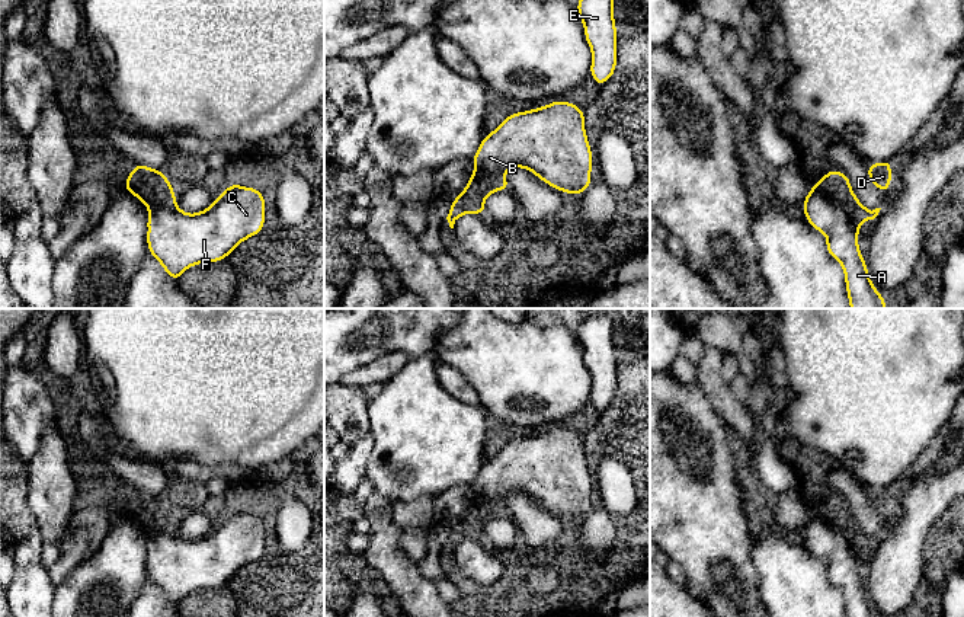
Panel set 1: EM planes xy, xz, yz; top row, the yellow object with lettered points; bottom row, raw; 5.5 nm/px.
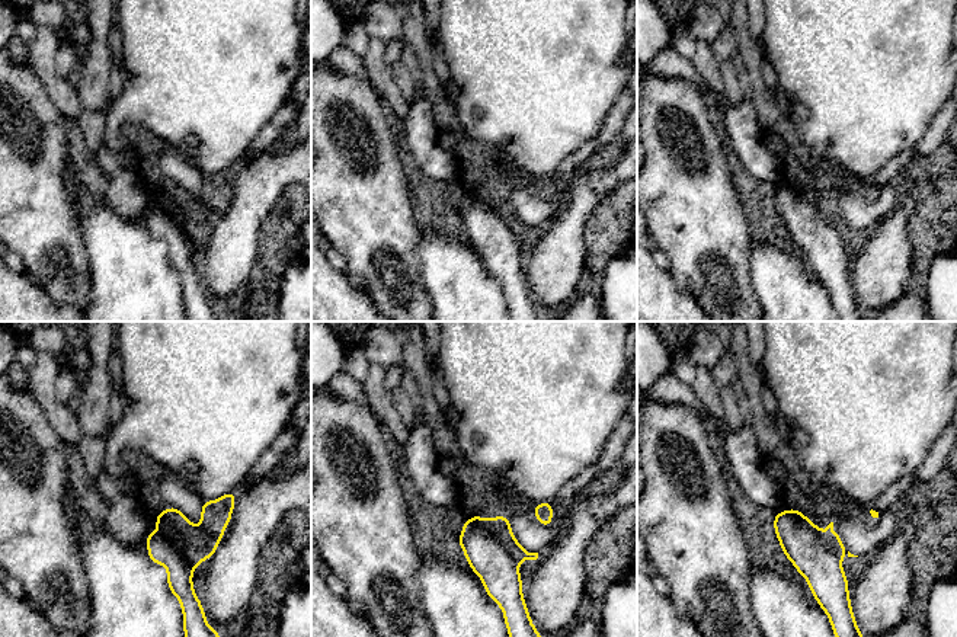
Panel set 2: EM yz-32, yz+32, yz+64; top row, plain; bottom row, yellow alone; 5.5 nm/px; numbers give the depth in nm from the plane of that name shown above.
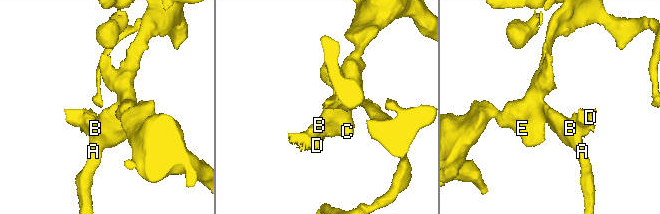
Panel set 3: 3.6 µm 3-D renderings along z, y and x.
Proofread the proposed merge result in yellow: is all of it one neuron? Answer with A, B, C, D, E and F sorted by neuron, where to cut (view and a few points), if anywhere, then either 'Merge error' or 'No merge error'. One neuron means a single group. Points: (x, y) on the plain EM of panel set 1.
Groups: A B C E F / D. Split along yz (820, 508), (825, 518), (848, 542), (857, 559). Merge error

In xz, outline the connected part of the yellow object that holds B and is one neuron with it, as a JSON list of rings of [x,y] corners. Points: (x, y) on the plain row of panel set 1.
[[[555,426],[506,442],[494,457],[483,463],[471,486],[475,498],[487,501],[523,493],[564,520],[580,521],[592,511],[593,480],[585,457],[585,438],[571,428]]]

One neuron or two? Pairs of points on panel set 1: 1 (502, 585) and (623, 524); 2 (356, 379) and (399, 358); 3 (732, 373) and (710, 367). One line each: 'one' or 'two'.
1: one
2: one
3: two

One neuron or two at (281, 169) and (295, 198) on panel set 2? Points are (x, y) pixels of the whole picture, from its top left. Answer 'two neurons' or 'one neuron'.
two neurons

